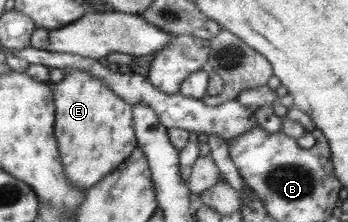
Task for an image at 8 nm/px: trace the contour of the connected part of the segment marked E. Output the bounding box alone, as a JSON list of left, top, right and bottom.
[52,69,138,190]

